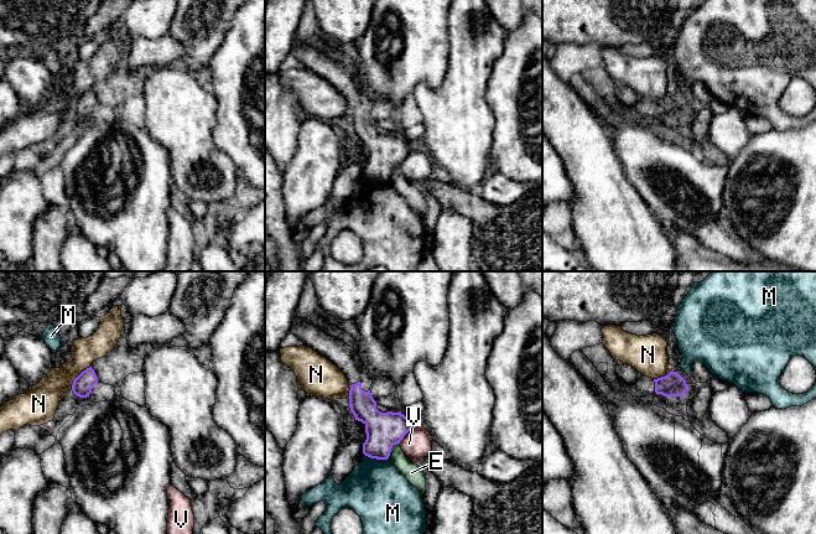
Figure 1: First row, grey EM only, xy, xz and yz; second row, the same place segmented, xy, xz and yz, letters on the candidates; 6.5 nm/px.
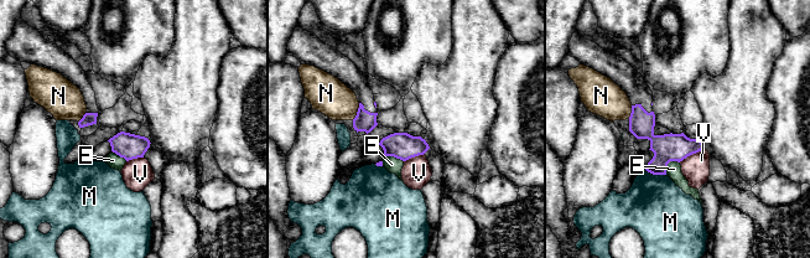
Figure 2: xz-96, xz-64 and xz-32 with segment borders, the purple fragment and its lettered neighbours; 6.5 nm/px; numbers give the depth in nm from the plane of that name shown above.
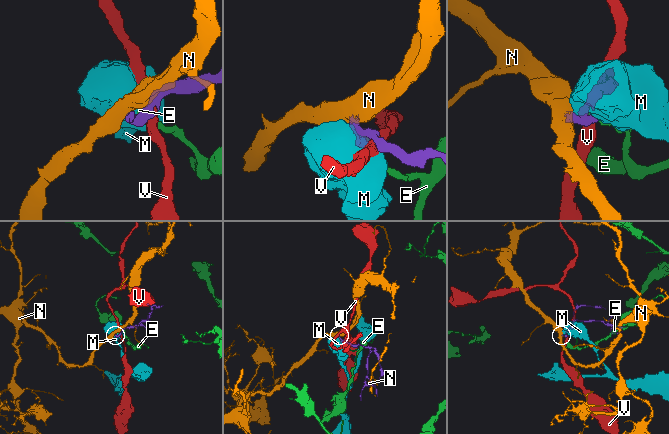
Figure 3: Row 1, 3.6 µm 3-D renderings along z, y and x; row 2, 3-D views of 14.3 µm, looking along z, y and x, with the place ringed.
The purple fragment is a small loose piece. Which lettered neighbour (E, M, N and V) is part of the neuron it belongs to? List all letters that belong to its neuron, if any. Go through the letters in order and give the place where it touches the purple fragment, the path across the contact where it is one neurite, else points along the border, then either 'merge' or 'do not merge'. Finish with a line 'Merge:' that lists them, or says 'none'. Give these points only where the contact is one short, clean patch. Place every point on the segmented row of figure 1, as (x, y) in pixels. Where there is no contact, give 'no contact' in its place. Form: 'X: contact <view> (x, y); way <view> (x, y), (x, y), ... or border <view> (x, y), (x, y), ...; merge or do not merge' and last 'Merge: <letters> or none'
E: contact xz (391, 447); border xz (399, 442), (393, 446), (388, 457); do not merge
M: contact xz (377, 459); do not merge
N: contact xy (78, 376); border xy (91, 366), (73, 380), (71, 388); do not merge
V: contact xz (408, 431); do not merge
Merge: none

